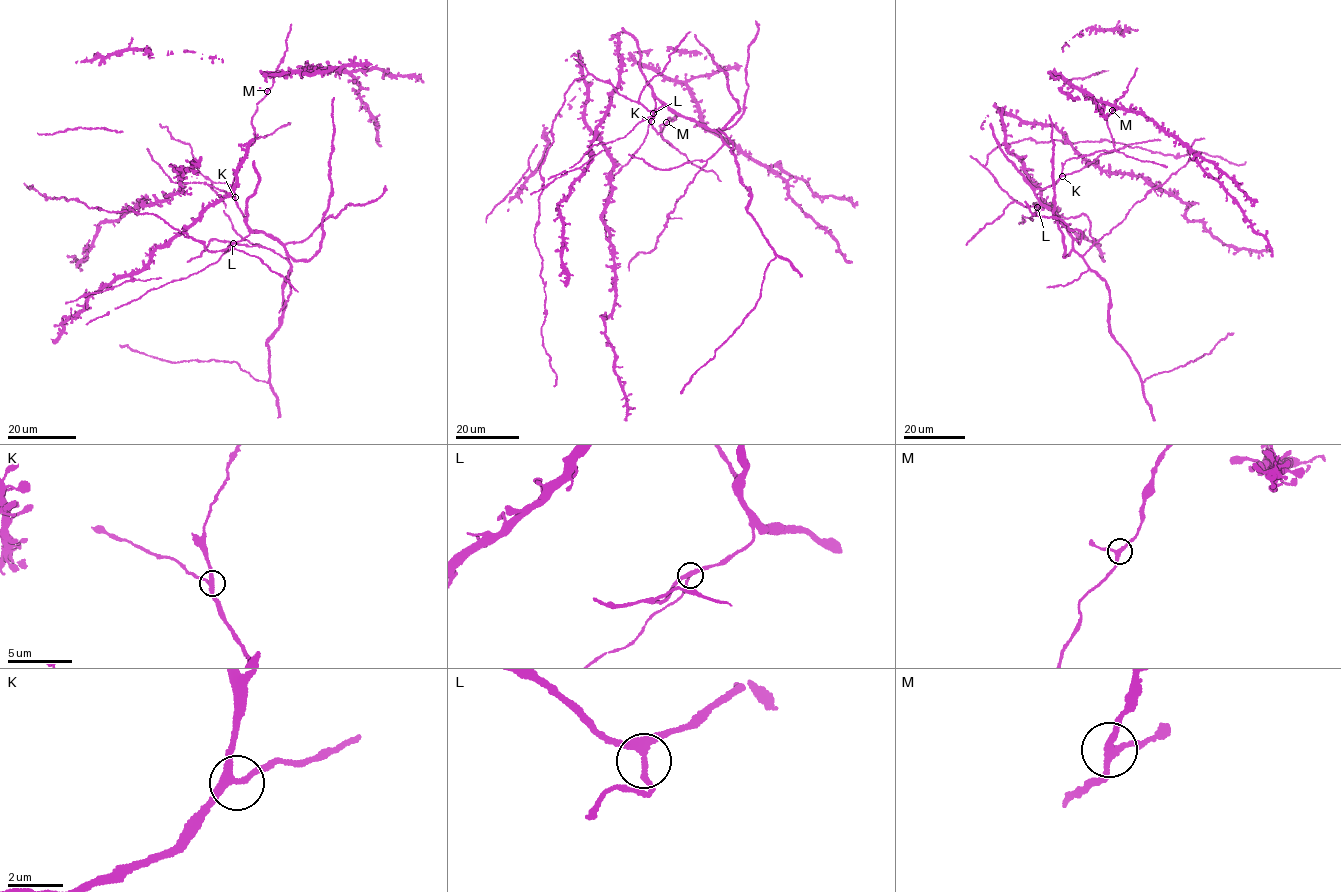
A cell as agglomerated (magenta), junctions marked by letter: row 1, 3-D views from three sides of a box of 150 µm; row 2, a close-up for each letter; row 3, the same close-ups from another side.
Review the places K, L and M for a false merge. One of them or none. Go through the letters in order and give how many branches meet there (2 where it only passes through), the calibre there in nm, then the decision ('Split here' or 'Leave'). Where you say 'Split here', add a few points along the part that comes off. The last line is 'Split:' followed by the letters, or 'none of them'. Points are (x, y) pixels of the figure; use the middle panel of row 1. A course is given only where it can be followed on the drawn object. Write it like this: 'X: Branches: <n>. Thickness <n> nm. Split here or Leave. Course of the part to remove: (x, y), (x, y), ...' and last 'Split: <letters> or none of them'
K: Branches: 3. Thickness 280 nm. Leave
L: Branches: 3. Thickness 280 nm. Leave
M: Branches: 3. Thickness 240 nm. Leave
Split: none of them

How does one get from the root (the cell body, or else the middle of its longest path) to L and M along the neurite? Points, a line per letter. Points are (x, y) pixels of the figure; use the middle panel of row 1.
L: (647, 120), (654, 116), (656, 97), (664, 105), (653, 113)
M: (647, 120), (672, 146), (660, 134), (659, 126), (666, 123)

